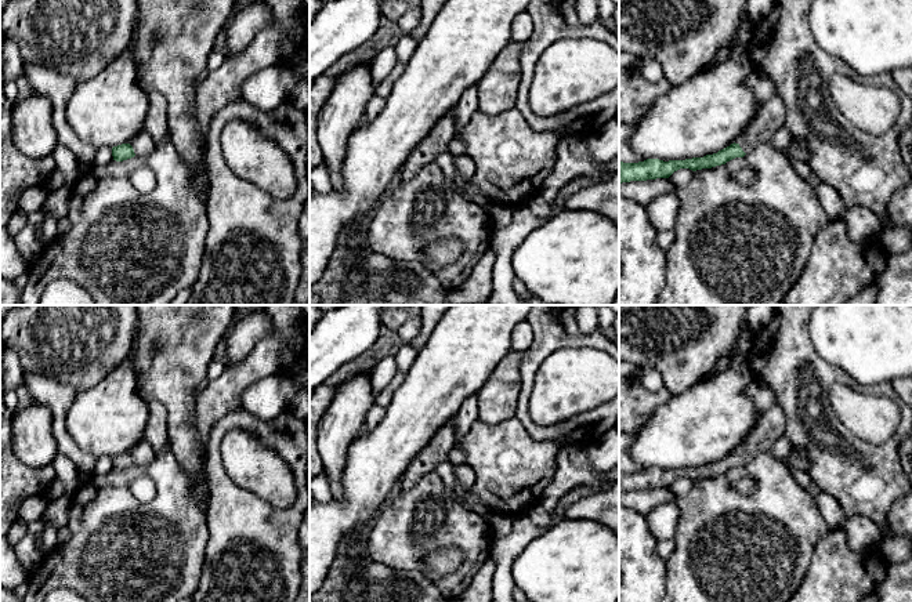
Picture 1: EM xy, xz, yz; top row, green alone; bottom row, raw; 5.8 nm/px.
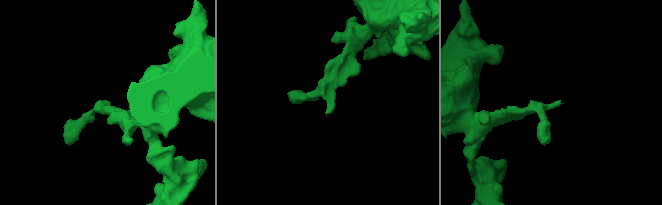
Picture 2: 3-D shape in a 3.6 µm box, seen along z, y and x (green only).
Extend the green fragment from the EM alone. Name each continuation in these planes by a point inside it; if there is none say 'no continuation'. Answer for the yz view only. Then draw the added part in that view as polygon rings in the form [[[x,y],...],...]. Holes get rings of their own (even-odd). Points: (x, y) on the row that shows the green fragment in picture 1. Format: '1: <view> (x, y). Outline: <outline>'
1: yz (771, 116). Outline: [[[774,93],[772,97],[760,106],[759,113],[738,137],[742,150],[749,153],[757,145],[771,142],[775,133],[785,126],[785,119],[785,102],[777,93]]]

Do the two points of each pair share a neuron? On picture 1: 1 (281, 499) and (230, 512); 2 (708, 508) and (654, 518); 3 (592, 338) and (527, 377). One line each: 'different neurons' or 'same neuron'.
1: different neurons
2: different neurons
3: same neuron

